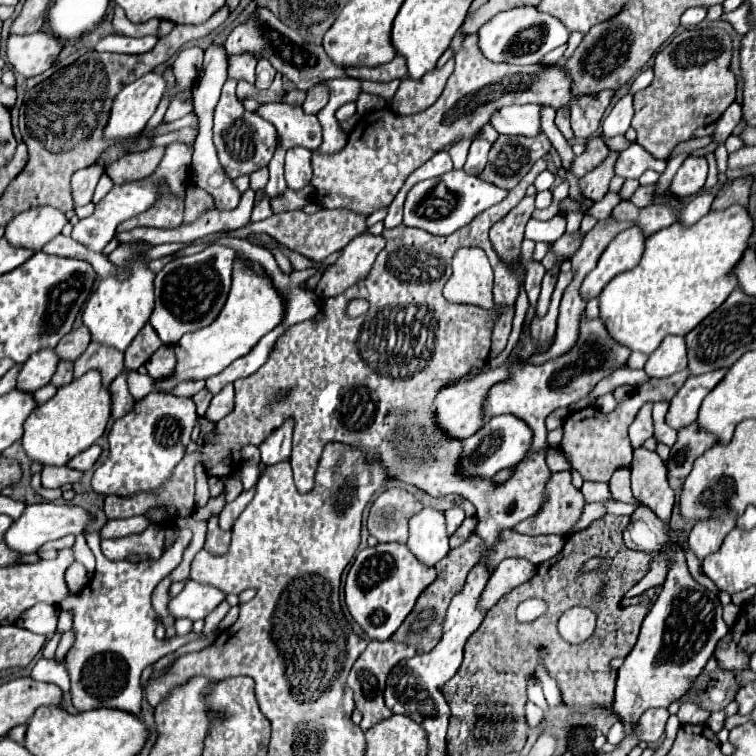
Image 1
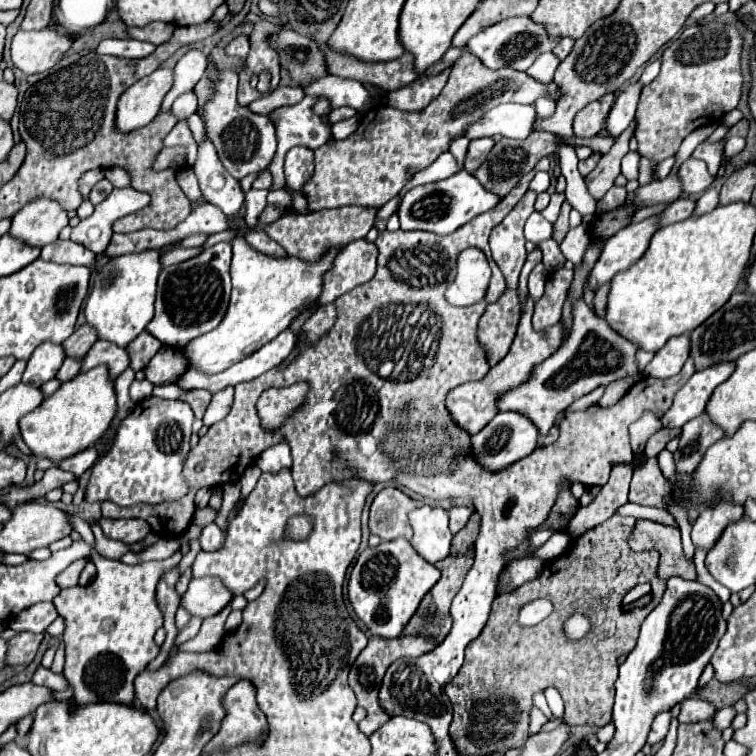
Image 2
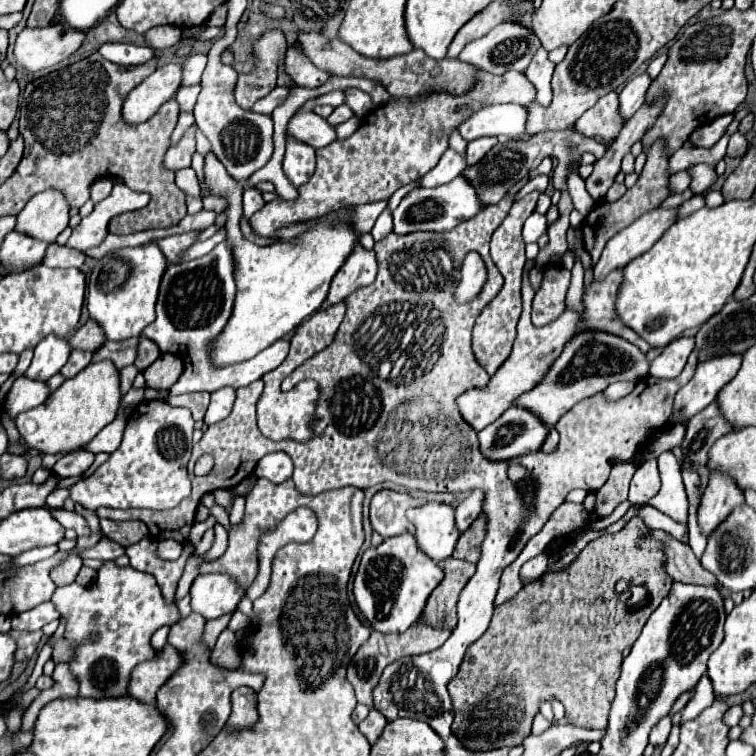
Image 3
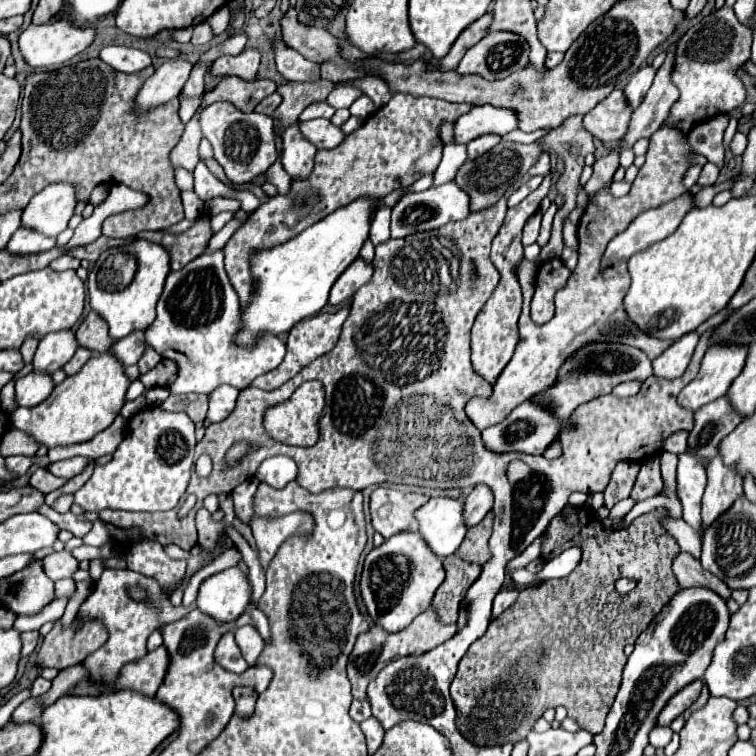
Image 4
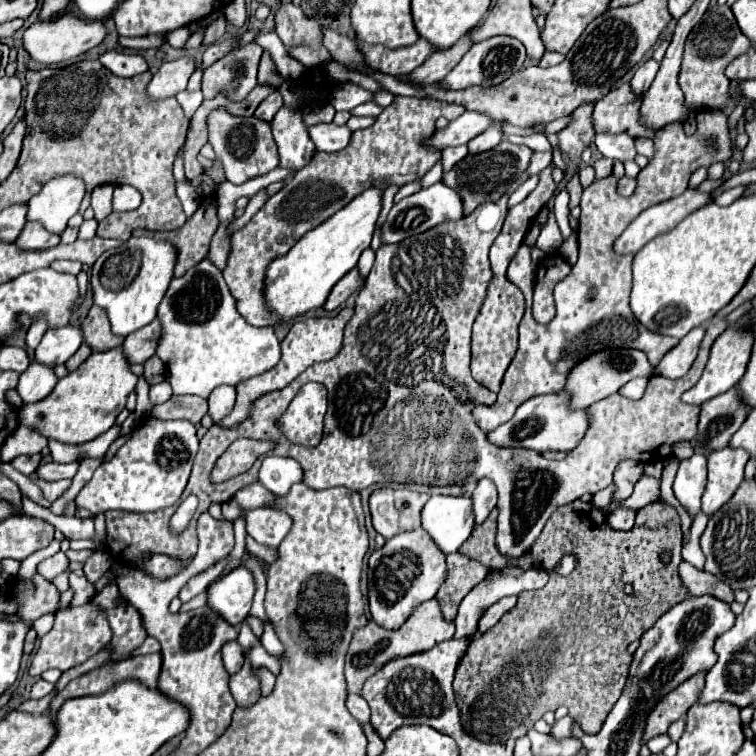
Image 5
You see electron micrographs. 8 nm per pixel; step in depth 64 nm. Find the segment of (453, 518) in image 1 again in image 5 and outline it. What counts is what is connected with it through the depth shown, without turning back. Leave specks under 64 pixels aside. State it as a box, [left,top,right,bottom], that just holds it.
[472,480,496,524]

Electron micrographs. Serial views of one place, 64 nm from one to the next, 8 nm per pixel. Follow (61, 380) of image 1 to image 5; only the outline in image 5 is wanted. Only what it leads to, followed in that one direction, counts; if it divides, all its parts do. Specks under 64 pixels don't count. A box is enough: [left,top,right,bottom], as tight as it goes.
[66,344,92,372]

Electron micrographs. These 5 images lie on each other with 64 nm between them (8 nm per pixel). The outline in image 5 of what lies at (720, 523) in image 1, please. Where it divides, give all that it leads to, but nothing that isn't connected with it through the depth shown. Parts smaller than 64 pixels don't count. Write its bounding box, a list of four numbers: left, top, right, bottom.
[702,448,748,514]

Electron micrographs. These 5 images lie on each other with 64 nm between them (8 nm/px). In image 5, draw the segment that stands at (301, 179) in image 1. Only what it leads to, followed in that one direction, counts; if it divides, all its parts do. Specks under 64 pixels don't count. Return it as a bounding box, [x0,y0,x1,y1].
[272,106,316,172]

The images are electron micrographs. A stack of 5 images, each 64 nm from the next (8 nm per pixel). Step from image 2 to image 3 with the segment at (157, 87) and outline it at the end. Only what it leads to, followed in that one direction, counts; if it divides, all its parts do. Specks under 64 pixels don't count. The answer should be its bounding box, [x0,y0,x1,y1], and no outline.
[122,64,182,126]

